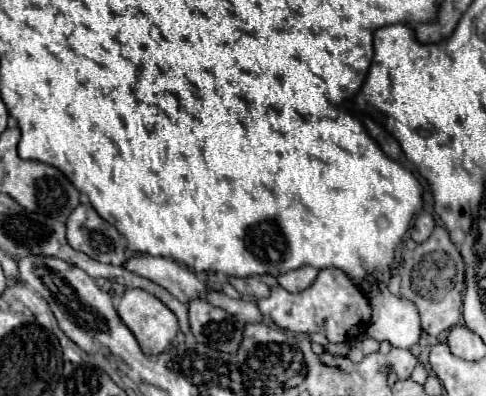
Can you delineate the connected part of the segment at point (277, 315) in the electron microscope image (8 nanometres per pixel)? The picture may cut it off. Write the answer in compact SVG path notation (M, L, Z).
M321 269L317 281L301 293L289 293L283 287L275 287L267 299L259 301L259 309L281 329L293 333L323 333L331 343L347 343L355 339L371 321L371 305L367 297L339 269Z

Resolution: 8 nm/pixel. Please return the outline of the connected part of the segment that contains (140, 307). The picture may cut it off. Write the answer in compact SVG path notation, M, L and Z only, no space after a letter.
M127 289L117 311L147 355L159 355L165 351L179 331L177 317L171 309L143 289Z

